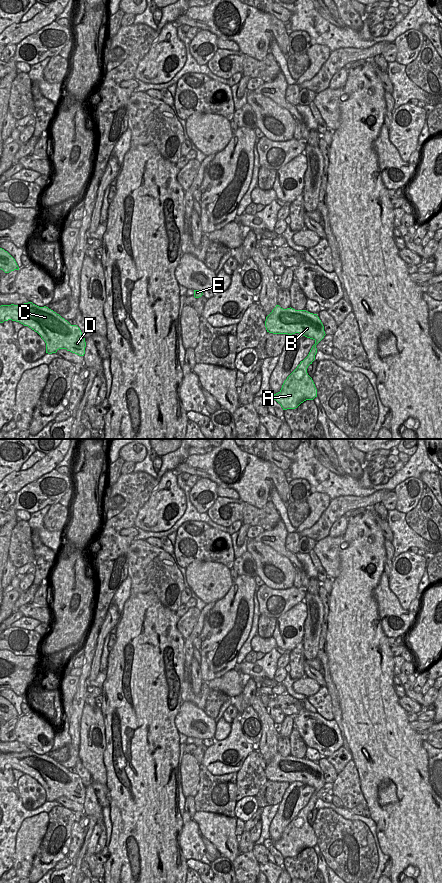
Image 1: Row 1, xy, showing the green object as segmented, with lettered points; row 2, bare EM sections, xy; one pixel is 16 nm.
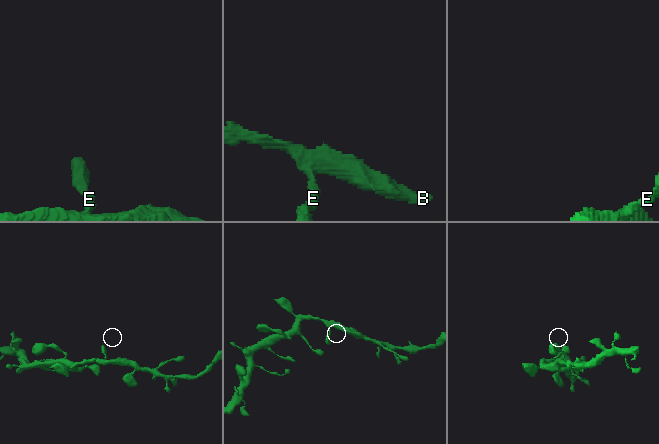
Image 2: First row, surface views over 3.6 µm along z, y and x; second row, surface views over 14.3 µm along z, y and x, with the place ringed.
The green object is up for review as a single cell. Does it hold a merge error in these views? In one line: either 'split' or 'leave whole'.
leave whole

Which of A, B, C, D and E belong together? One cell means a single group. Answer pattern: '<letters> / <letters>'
A B C D E

